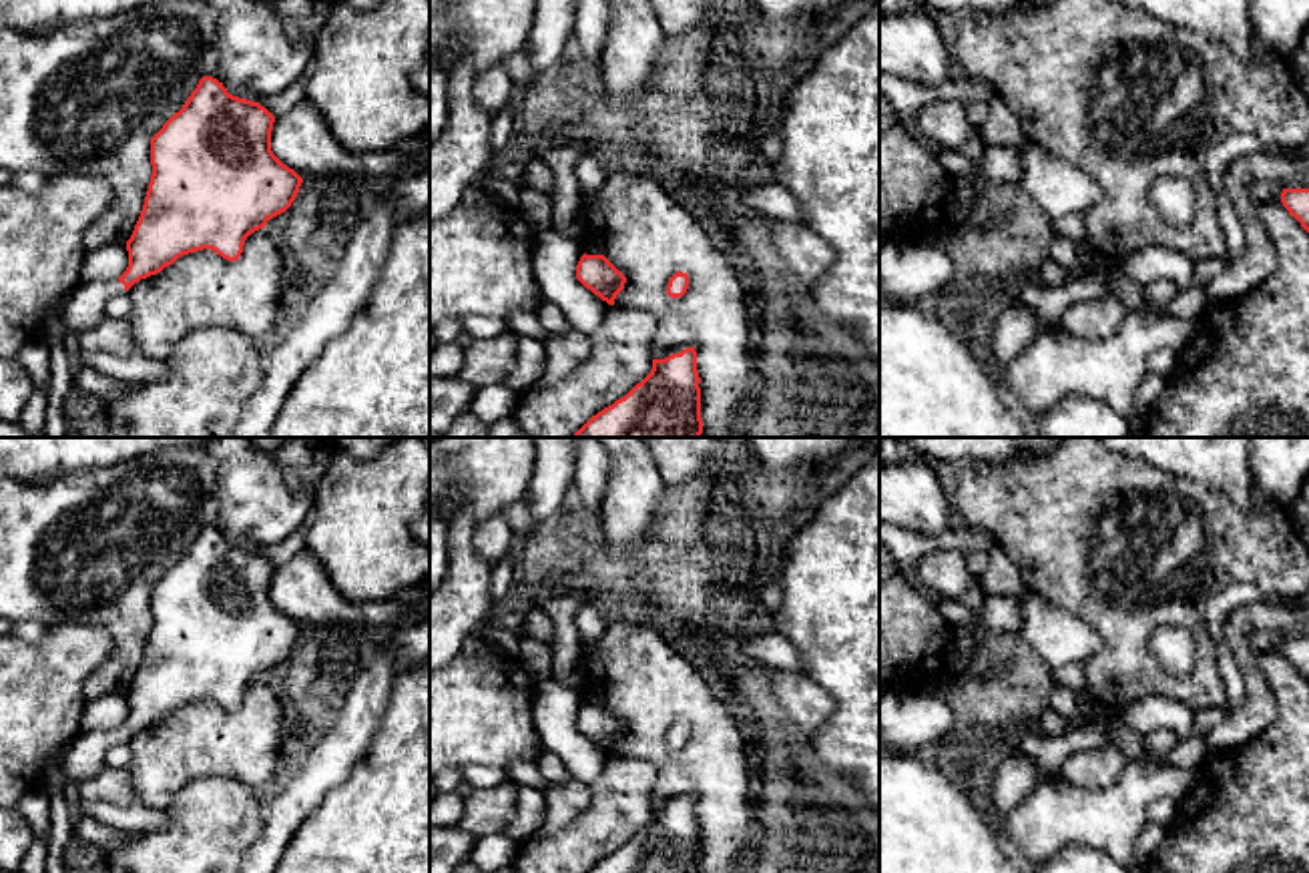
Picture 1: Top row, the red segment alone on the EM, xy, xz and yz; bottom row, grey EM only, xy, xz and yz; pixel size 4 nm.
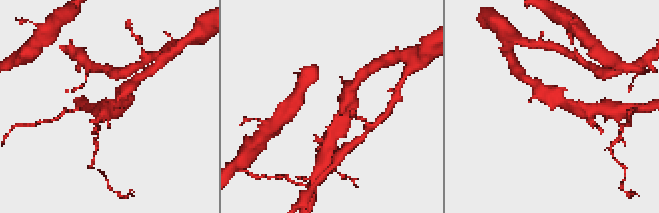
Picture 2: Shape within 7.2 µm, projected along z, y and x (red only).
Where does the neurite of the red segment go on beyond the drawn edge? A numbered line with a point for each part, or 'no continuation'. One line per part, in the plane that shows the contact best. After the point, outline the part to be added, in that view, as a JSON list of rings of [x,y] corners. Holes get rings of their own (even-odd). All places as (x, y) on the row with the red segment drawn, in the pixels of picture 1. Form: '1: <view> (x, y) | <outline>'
1: xy (85, 306) | [[[118,279],[80,281],[60,311],[64,333],[80,333],[92,327],[104,315],[106,301],[118,293],[126,293]]]

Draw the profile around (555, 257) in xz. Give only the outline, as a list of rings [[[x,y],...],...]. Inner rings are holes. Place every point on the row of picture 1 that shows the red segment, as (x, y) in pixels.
[[[552,229],[534,235],[532,273],[542,297],[554,303],[574,329],[590,335],[602,325],[610,305],[576,279],[582,255],[582,243]]]

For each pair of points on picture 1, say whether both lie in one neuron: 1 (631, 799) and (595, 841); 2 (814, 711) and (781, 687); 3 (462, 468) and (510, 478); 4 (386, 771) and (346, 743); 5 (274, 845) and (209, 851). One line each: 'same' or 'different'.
1: same
2: same
3: same
4: different
5: different

